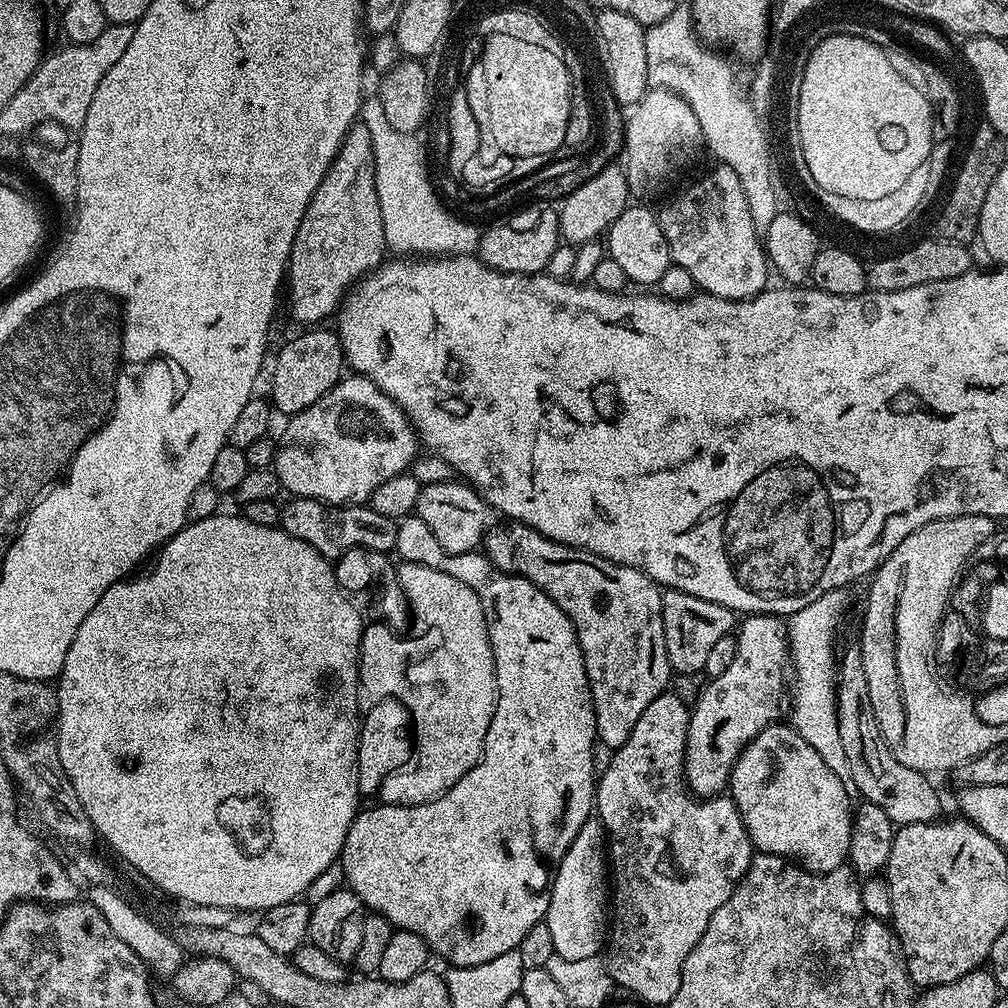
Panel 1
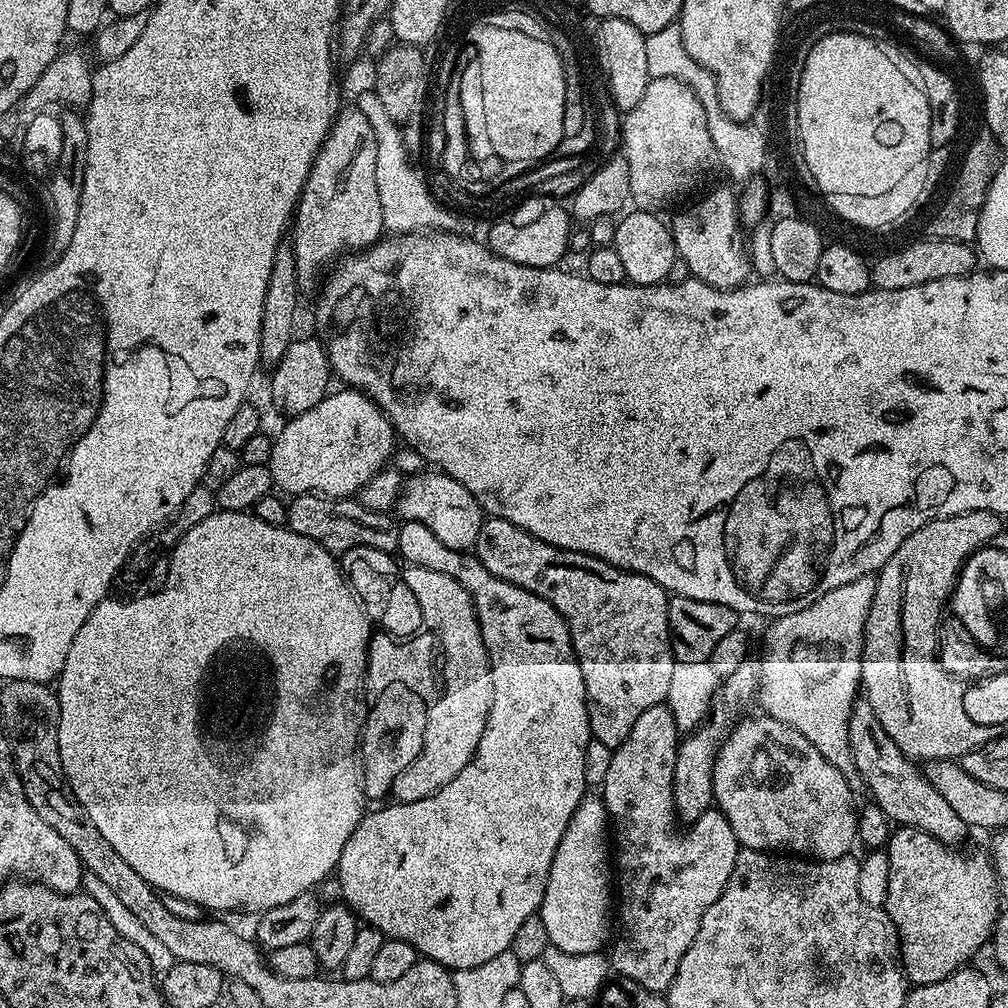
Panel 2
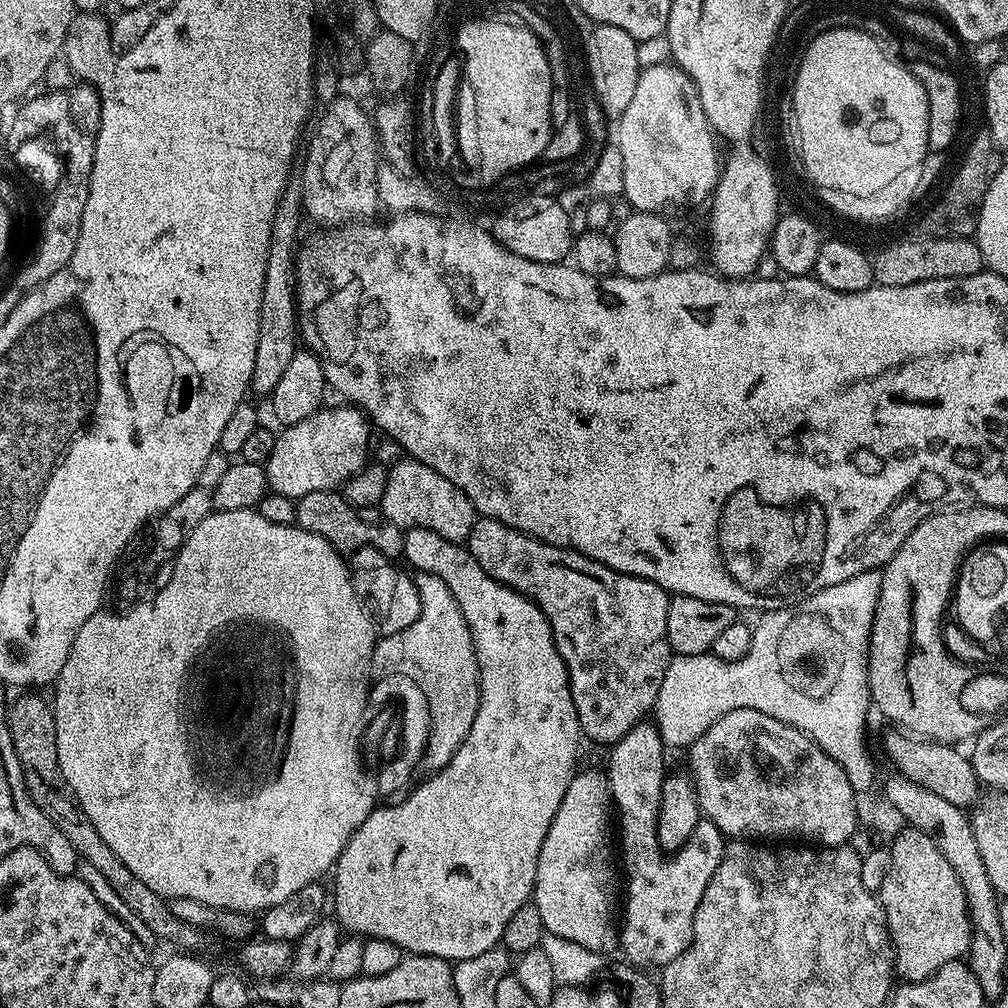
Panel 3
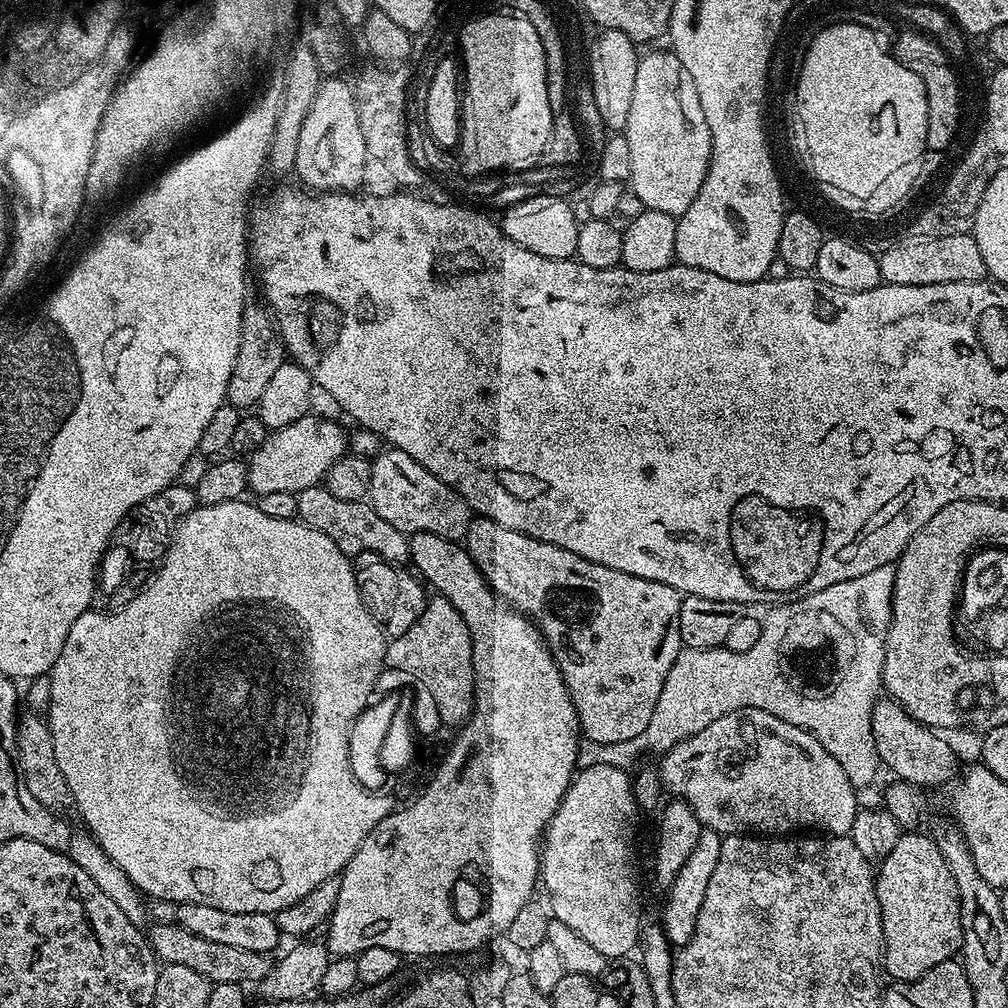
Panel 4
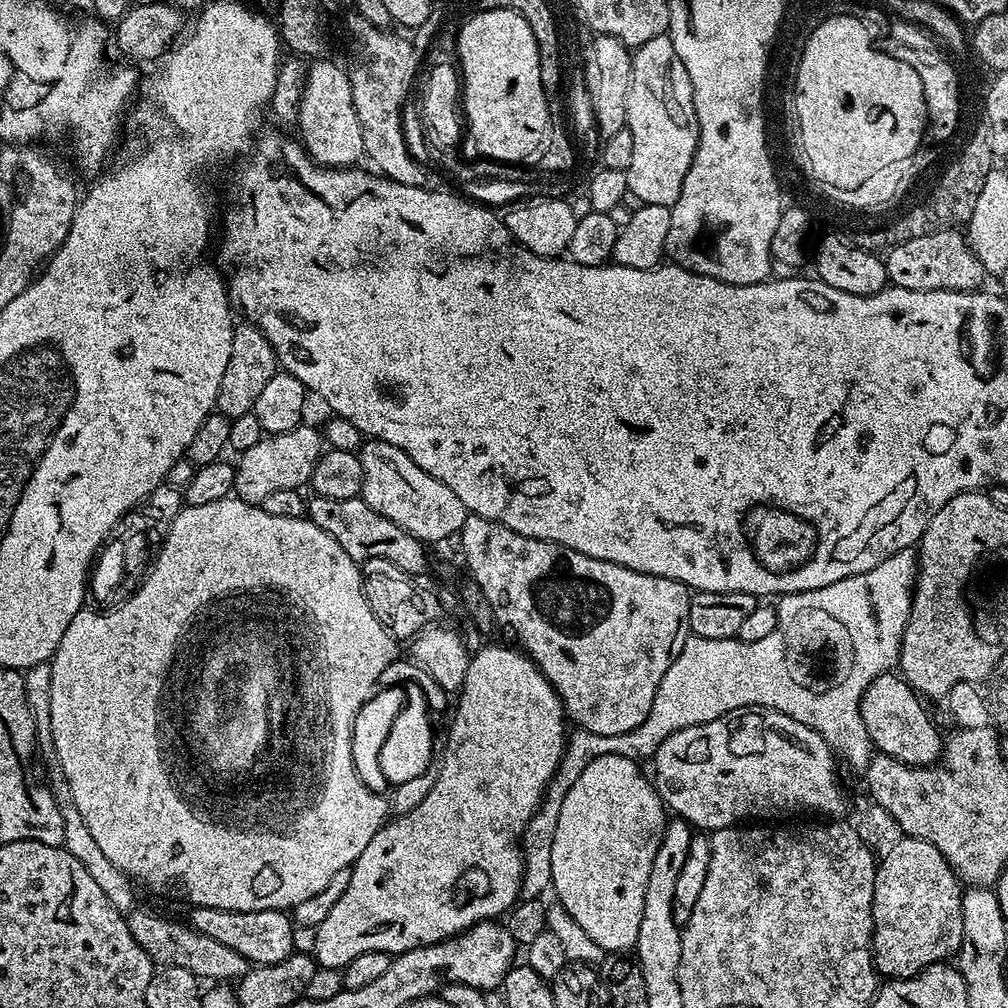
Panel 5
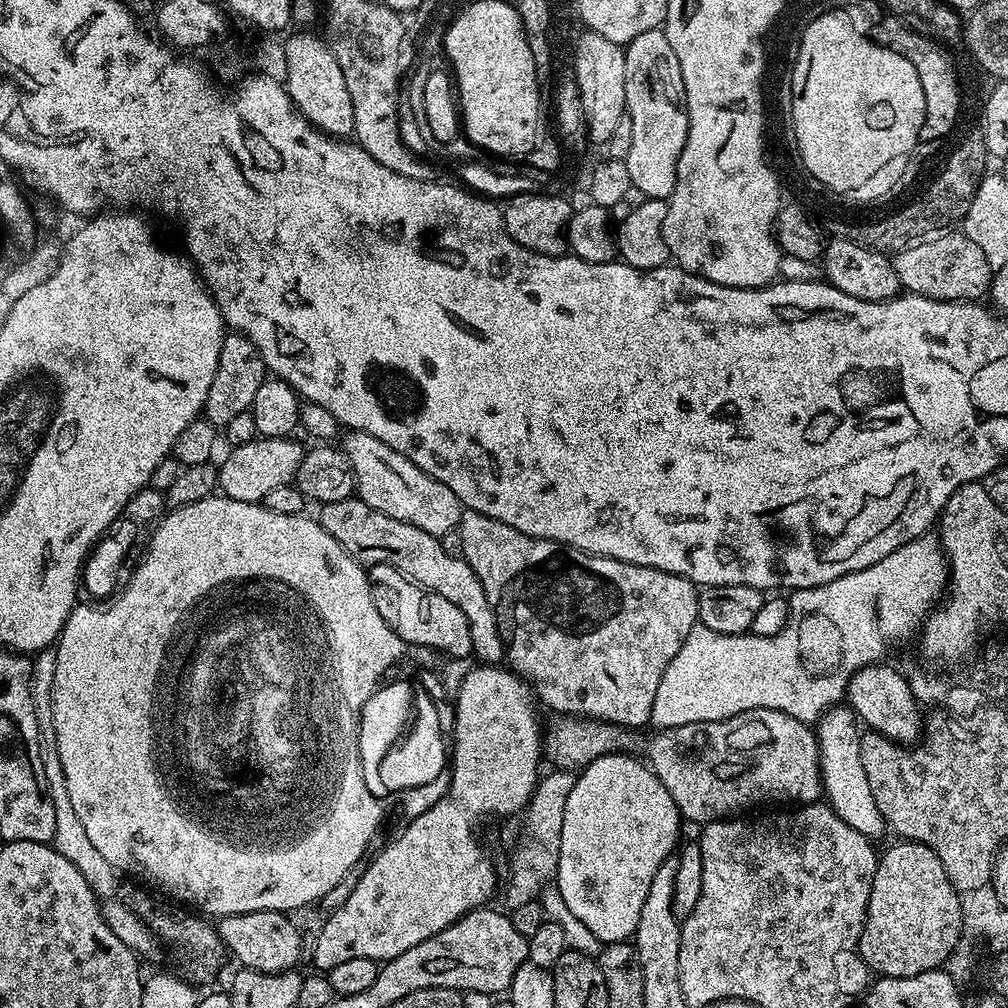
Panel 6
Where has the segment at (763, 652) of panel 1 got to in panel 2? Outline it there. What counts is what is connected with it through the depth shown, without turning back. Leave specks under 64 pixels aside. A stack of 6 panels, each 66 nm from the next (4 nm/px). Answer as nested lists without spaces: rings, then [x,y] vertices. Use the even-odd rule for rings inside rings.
[[[752,658],[744,660],[742,666],[738,666],[738,670],[734,670],[734,674],[723,677],[704,723],[699,728],[687,733],[679,741],[674,762],[672,789],[674,790],[674,806],[677,817],[685,825],[694,823],[703,812],[709,811],[713,807],[712,773],[716,771],[717,759],[730,733],[737,727],[741,717],[745,715],[744,707],[751,702],[752,695],[754,695],[754,700],[760,688],[760,668],[757,661],[755,664],[754,660]]]

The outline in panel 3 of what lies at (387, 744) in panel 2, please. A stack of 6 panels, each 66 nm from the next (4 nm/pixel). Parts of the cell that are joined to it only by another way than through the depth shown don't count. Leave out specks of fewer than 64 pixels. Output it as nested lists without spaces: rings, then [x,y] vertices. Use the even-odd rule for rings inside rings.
[[[388,672],[380,681],[373,683],[370,688],[370,700],[376,706],[395,706],[400,707],[398,710],[399,725],[399,749],[385,763],[385,768],[376,776],[376,792],[377,797],[392,796],[395,792],[403,793],[409,787],[408,783],[412,780],[412,775],[417,771],[421,771],[424,755],[426,754],[426,746],[430,742],[430,702],[426,702],[426,694],[422,694],[422,686],[418,686],[418,682],[414,682],[406,674],[398,674],[397,672]]]

